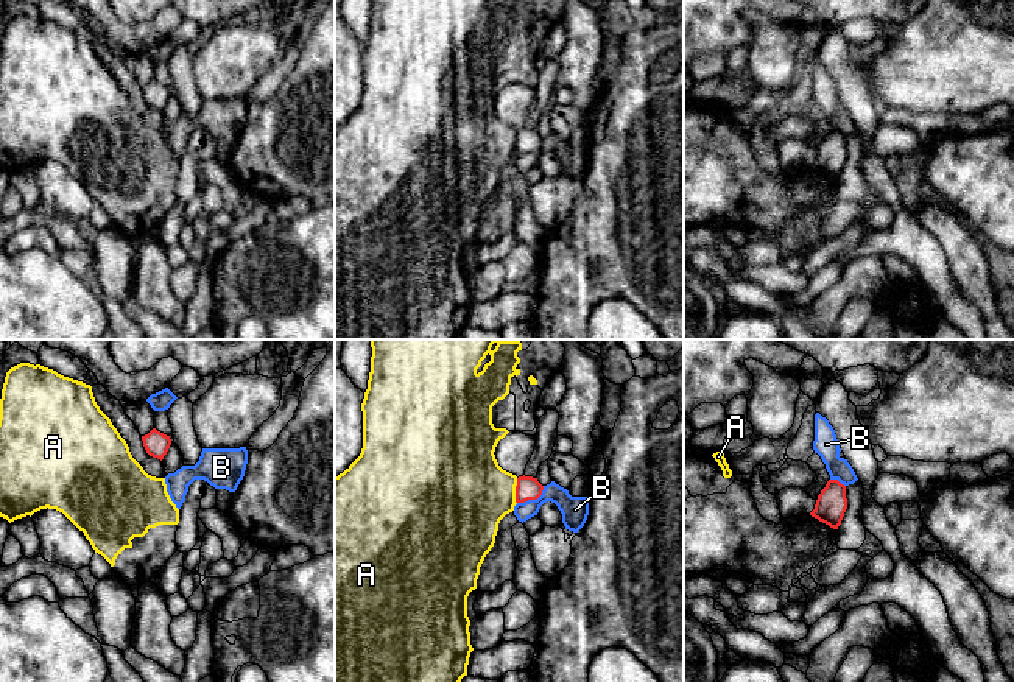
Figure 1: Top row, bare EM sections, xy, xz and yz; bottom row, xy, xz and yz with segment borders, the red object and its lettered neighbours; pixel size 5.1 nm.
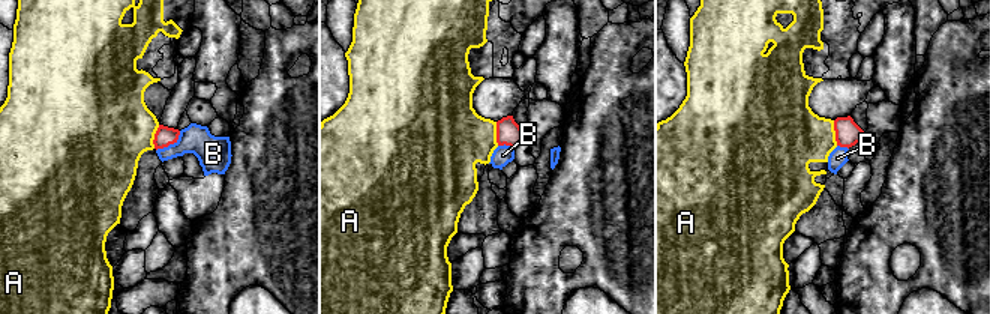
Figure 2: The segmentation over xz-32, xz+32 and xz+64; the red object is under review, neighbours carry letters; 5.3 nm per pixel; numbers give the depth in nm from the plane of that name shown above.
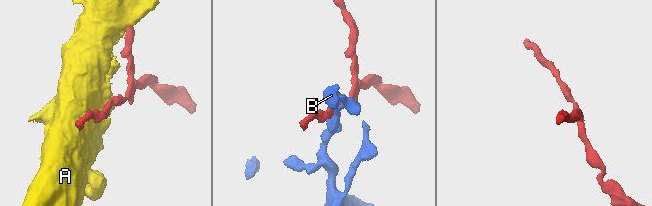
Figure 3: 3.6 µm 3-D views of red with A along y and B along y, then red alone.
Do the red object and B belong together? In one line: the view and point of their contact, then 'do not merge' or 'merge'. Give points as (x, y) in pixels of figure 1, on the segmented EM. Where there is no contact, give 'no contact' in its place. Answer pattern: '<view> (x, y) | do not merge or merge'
xz (533, 499) | do not merge

